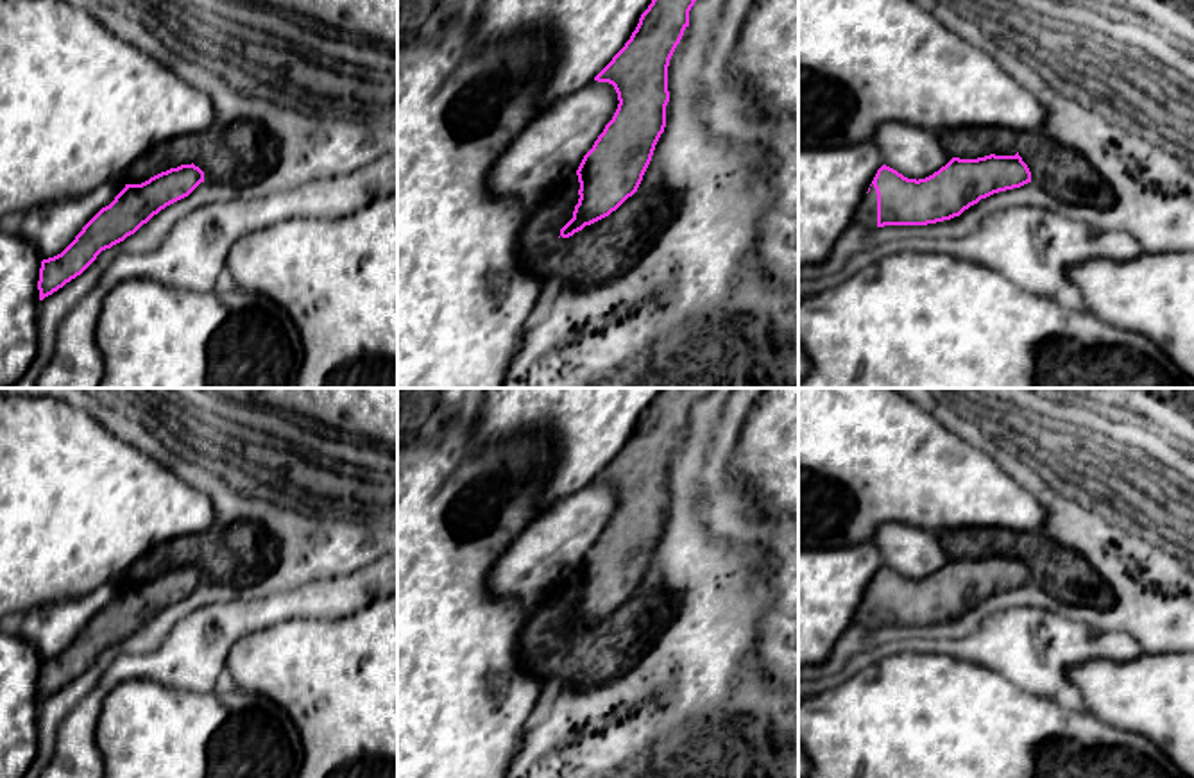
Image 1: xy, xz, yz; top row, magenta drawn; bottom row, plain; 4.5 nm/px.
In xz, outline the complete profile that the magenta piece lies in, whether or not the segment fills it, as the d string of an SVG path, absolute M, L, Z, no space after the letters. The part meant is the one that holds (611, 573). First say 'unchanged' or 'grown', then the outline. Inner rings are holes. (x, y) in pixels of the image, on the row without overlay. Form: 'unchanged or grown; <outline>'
unchanged; M662 388L625 447L594 478L614 486L619 504L576 571L580 599L562 638L609 617L637 592L666 528L669 460L689 427L691 408L712 390Z

